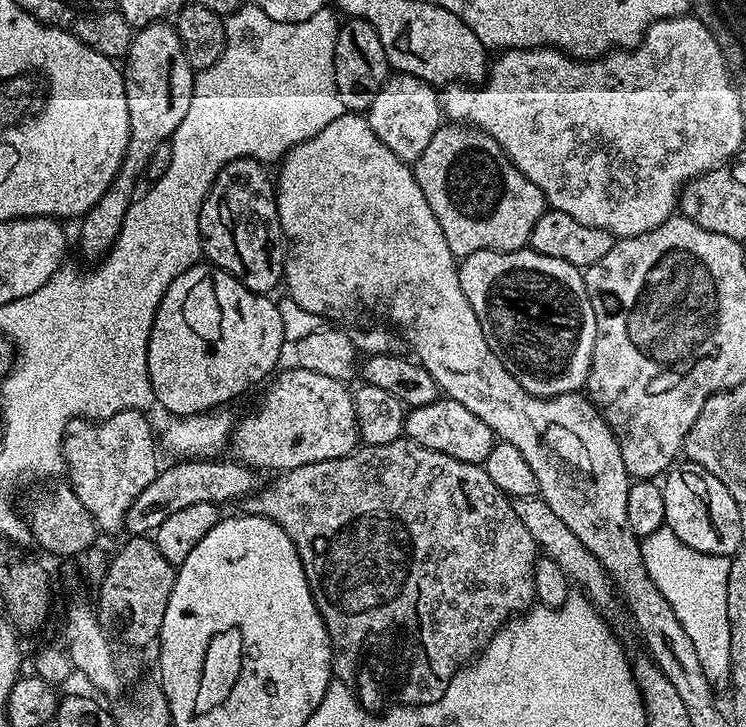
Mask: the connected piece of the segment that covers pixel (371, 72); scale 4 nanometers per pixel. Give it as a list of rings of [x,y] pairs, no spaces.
[[[345,19],[336,29],[334,42],[334,82],[345,109],[357,114],[367,113],[389,75],[390,65],[386,50],[382,50],[382,38],[378,38],[378,30],[374,30],[374,26],[365,20]]]

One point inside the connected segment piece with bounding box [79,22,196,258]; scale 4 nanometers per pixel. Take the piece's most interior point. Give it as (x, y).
(158, 79)

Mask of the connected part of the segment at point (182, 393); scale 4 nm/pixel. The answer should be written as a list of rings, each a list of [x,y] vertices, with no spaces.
[[[198,262],[178,274],[158,306],[148,343],[148,373],[156,404],[176,418],[197,416],[200,412],[228,406],[255,384],[263,385],[277,371],[280,351],[286,347],[280,306],[272,299],[271,295],[252,292],[236,278],[207,262]]]

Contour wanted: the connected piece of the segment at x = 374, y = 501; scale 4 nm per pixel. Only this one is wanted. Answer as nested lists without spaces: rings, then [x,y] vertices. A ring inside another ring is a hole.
[[[401,438],[385,444],[369,444],[357,447],[350,456],[334,458],[326,462],[314,462],[306,466],[287,469],[277,480],[268,485],[257,487],[243,501],[245,513],[254,516],[265,516],[272,520],[294,542],[298,558],[304,567],[306,582],[312,591],[314,602],[324,619],[328,637],[332,643],[332,675],[339,683],[355,690],[356,698],[363,708],[384,710],[389,706],[415,706],[438,702],[446,694],[446,686],[457,672],[465,667],[492,640],[492,636],[501,626],[507,624],[513,614],[523,614],[533,607],[536,600],[534,588],[534,566],[538,559],[538,549],[530,530],[522,526],[518,514],[514,514],[511,499],[502,490],[490,482],[490,474],[479,464],[462,462],[442,454],[438,450],[423,448]],[[385,680],[396,683],[393,688],[376,688]]]

